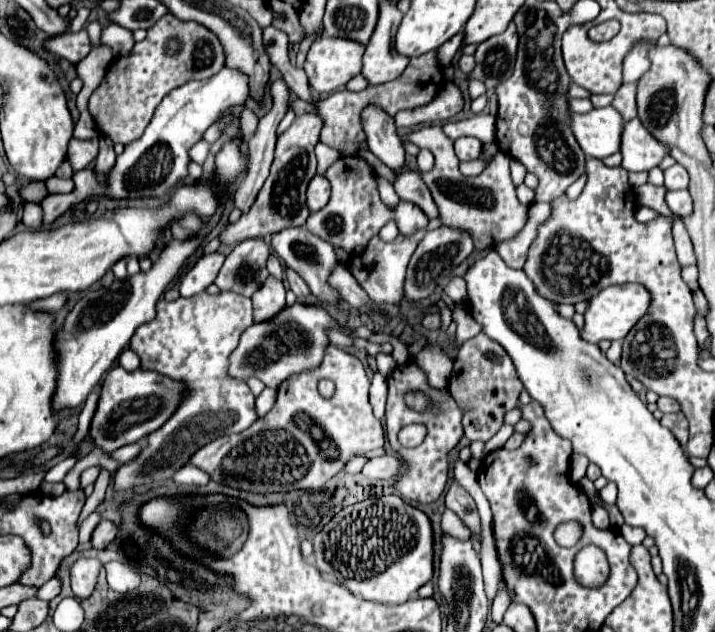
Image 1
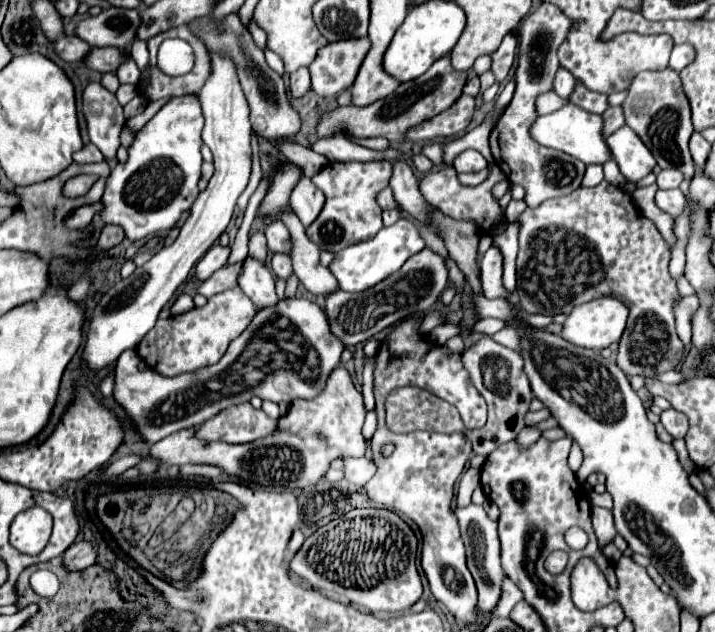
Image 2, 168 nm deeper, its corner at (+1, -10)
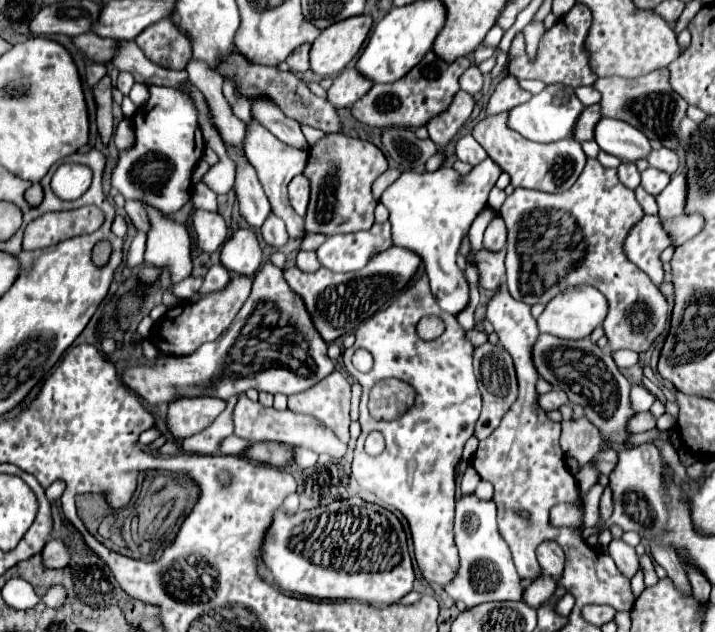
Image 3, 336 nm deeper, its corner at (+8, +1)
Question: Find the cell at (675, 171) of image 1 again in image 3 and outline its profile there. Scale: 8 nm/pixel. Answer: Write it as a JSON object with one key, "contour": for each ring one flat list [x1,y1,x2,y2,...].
{"contour":[[664,147,652,151,650,157,648,157,648,163,650,163,650,167,660,169,660,171,664,171,664,173,668,173,668,175,676,173,676,169,678,169,678,165,680,165,678,155,676,155,674,151,670,151,670,149,664,149]]}

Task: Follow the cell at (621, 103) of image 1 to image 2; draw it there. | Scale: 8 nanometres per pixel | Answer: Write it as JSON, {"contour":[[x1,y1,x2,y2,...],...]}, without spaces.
{"contour":[[615,106,615,108,607,108,603,112,603,138,611,136,615,130,619,130,625,124,623,118,623,108]]}

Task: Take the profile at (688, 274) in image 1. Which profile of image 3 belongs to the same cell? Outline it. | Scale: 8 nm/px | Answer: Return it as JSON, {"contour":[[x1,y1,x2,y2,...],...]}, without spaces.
{"contour":[[674,173,668,187,656,197,660,213,658,217,662,221,666,219,674,219,674,217,682,217,686,215,686,199,688,199,688,181,686,181,686,173]]}

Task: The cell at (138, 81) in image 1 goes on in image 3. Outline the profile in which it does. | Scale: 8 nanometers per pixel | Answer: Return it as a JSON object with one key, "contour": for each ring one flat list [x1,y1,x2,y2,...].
{"contour":[[170,19,152,23,136,37,136,43,148,59,152,59,156,65,164,69,184,71,192,59,192,49,188,45,188,39]]}

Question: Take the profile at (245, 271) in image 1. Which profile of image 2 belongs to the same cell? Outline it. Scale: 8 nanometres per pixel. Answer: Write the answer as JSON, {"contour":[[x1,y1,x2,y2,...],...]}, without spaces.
{"contour":[[233,264,233,266,225,266,221,270,217,270,207,282,201,282,197,292,203,294,205,298,211,298,227,288,233,288,237,286,237,276,239,276,239,270,241,270,241,264]]}

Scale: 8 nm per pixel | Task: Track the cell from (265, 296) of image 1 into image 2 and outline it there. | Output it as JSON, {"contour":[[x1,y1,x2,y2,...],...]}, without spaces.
{"contour":[[253,256,243,260,243,272,239,272,239,288,257,308,271,306,279,300,275,294,275,276,261,260]]}

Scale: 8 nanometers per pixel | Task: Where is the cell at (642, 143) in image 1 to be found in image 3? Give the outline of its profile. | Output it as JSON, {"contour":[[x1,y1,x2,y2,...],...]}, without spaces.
{"contour":[[604,117,596,125,596,143,602,151,632,163,638,159,648,159,648,153,652,151,650,141,644,137,644,133,620,119,608,117]]}

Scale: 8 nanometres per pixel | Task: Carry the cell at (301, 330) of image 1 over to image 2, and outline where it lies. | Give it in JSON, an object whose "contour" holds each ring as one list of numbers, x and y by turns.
{"contour":[[281,298,279,304,273,304,271,308,259,308,247,330,237,336,231,344,225,356,209,366,201,368,199,372,185,372,183,376,165,378,159,376,153,368,139,370,139,354,137,350,127,350,123,356,119,356,115,364,115,400,129,412,129,416,135,420,139,432,147,440,147,444,155,444,161,438,179,432,183,428,199,426,203,420,209,420,211,416,217,416,221,410,249,402,253,396,259,396,261,400,271,402,293,402,297,398,311,400,317,394,323,392,325,382,329,374,339,366,339,356,343,352,343,344,331,334,325,312,315,302,309,302,305,298]]}

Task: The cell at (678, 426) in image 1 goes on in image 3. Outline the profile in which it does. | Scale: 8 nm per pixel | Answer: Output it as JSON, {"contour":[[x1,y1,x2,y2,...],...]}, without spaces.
{"contour":[[646,411,646,413,636,413,636,417,632,417,632,423,630,423,630,429,634,433,642,433,642,431,650,431,656,427,656,417]]}

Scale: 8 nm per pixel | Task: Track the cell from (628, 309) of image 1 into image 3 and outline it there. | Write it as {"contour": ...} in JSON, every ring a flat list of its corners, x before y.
{"contour":[[572,287,562,293,558,293,544,309,544,313,538,317,538,329,540,333,550,333,562,339,584,339,588,337,596,327,602,325,602,321,608,315,608,301,606,297,592,287]]}

